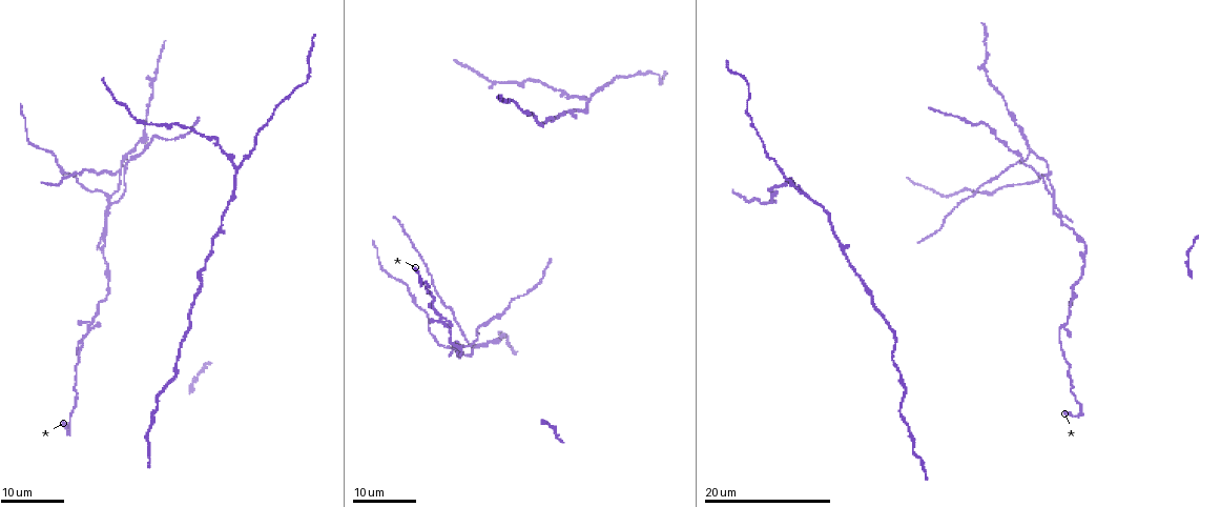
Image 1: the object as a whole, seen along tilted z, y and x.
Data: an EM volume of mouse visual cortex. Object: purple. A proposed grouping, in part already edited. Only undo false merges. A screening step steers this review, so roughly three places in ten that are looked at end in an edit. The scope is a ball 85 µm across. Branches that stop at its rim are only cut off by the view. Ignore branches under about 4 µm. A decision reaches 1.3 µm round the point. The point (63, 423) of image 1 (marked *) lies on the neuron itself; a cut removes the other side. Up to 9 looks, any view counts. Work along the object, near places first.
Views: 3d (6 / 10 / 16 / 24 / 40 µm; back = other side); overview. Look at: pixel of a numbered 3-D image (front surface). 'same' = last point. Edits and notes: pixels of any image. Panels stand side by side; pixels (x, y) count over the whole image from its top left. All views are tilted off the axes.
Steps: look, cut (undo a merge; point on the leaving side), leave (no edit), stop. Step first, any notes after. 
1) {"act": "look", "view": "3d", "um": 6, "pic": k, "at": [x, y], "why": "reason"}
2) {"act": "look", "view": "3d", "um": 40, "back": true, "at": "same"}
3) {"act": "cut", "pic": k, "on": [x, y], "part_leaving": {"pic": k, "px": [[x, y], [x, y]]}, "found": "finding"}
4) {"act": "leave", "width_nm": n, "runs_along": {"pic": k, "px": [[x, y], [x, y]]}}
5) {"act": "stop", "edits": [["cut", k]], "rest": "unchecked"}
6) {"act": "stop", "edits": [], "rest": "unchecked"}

{"act": "look", "view": "3d", "um": 24, "pic": 1, "at": [175, 360], "why": "calibre changes"}

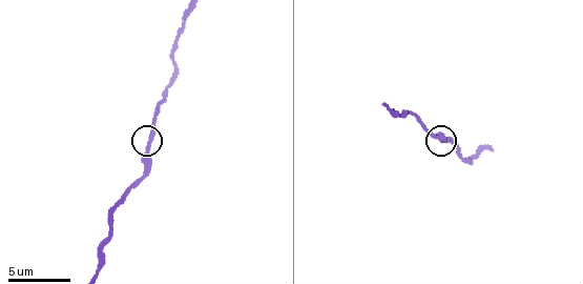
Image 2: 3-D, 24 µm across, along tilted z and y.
{"act": "look", "view": "3d", "um": 6, "pic": 2, "at": [149, 147]}

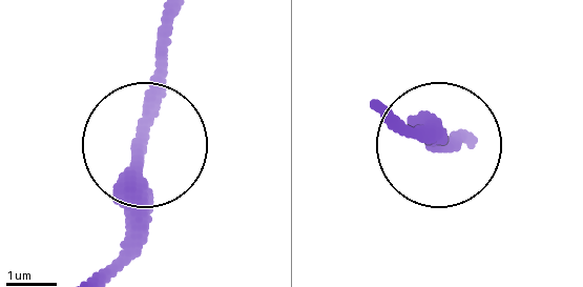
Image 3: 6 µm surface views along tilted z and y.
{"act": "leave", "width_nm": 230, "runs_along": {"pic": 3, "px": [[175, 17], [142, 144], [133, 257]]}, "found": "all the same neuron"}

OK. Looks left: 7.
{"act": "look", "view": "3d", "um": 24, "pic": 1, "at": [107, 280]}

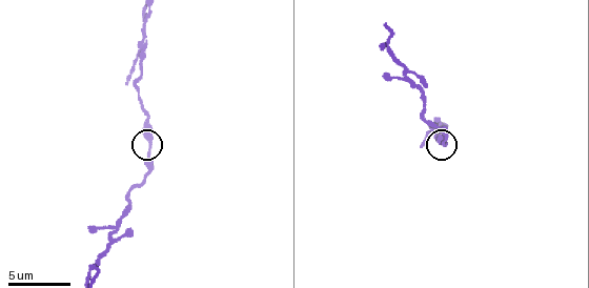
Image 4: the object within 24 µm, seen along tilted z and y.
{"act": "look", "view": "3d", "um": 6, "pic": 4, "at": [149, 142]}

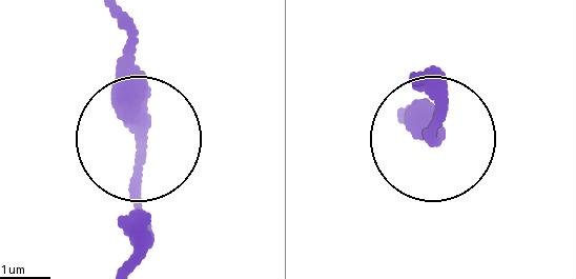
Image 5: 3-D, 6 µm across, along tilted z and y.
{"act": "look", "view": "3d", "um": 6, "back": true, "pic": 5, "at": [138, 136]}

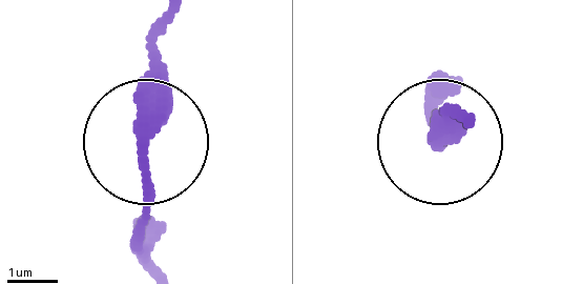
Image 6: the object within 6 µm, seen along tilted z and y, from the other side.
{"act": "leave", "runs_along": {"pic": 6, "px": [[153, 265], [137, 231], [149, 202], [149, 28]]}, "found": "continuous, no second neuron"}

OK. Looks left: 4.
{"act": "look", "view": "3d", "um": 16, "pic": 4, "at": [407, 78], "why": "side arm on a straight run"}

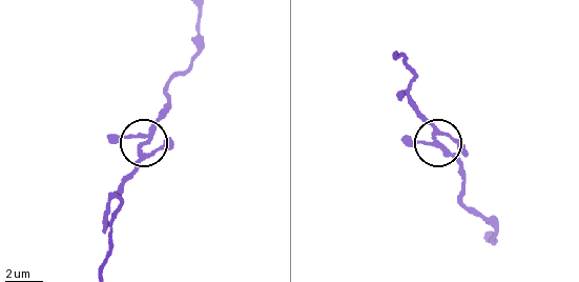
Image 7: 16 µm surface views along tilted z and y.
{"act": "leave", "width_nm": 210, "runs_along": {"pic": 7, "px": [[397, 54], [416, 80], [411, 94], [417, 113], [457, 159]]}, "found": "all the same neuron"}

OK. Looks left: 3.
{"act": "look", "view": "3d", "um": 24, "pic": 1, "at": [1029, 151], "why": "three arms meet"}

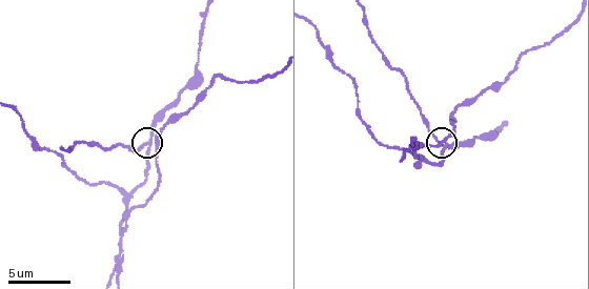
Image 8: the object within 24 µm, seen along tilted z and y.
{"act": "look", "view": "3d", "um": 10, "pic": 8, "at": [143, 145]}

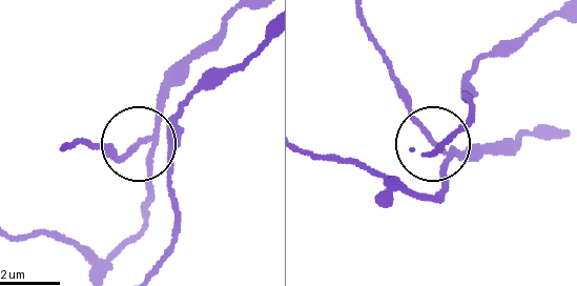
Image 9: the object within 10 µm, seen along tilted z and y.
{"act": "cut", "pic": 9, "on": [123, 160], "part_leaving": {"pic": 9, "px": [[152, 139], [120, 156], [89, 140], [67, 142]]}, "found": "two neurons meet here"}

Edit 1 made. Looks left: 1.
{"act": "stop", "edits": [["cut", 9]], "rest": "unchecked"}

